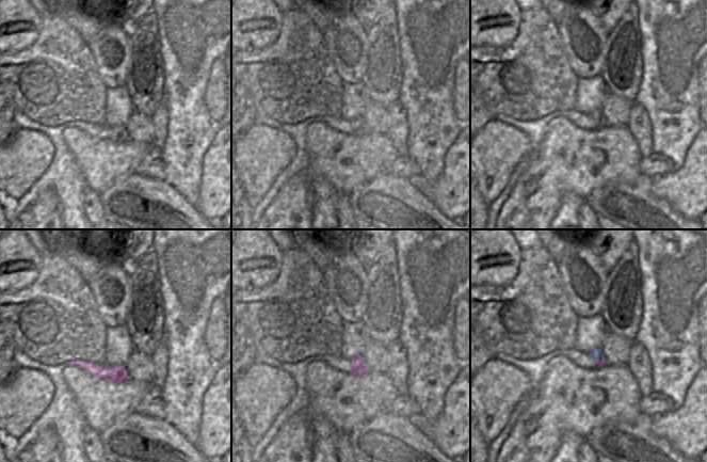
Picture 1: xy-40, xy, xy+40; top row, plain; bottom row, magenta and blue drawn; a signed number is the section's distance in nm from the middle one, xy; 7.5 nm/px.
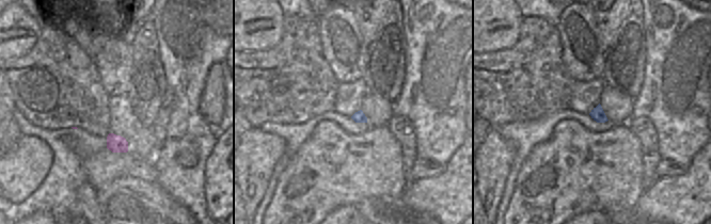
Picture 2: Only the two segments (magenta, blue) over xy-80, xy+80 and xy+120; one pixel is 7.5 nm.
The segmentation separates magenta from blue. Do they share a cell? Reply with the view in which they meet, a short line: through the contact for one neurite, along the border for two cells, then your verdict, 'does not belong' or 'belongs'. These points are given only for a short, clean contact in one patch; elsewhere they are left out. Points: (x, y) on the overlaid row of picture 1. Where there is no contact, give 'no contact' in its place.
xy+40 | does not belong

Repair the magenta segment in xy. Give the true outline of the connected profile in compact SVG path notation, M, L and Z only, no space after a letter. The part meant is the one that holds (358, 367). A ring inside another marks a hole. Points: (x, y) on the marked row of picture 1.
M355 357L351 361L352 363L352 371L349 372L350 375L364 375L367 372L365 367L365 361L360 357Z

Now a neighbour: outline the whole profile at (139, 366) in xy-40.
M132 350L126 363L126 369L131 380L151 383L151 376L154 373L151 355L144 355L135 350Z

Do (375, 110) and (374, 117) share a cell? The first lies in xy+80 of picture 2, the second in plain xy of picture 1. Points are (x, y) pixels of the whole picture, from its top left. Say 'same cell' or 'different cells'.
same cell

